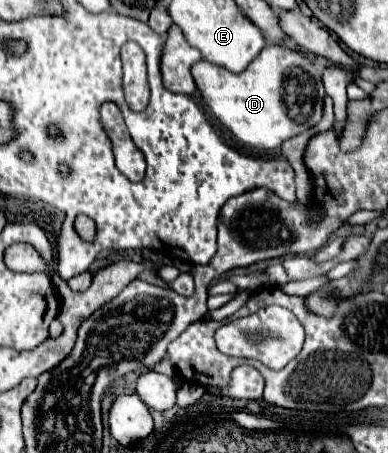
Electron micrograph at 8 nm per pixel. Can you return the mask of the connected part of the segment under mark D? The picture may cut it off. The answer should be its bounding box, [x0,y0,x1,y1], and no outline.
[191,45,323,151]

